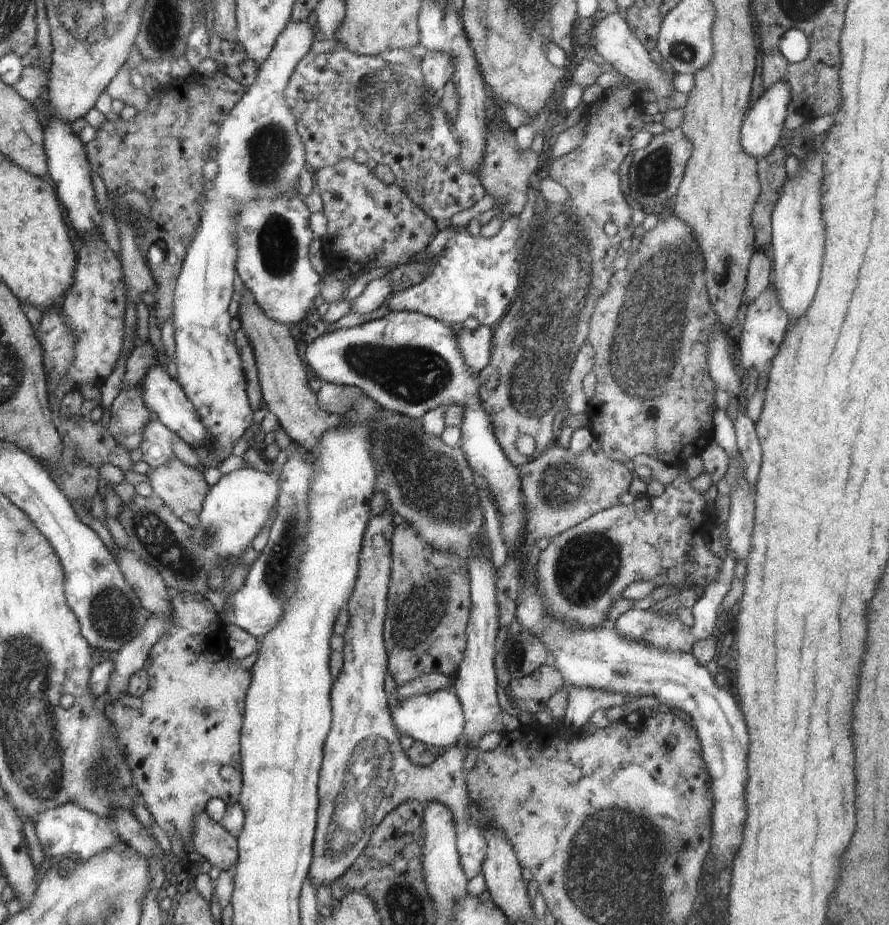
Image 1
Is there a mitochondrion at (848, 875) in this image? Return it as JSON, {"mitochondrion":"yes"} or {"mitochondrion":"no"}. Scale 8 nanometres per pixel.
{"mitochondrion":"no"}

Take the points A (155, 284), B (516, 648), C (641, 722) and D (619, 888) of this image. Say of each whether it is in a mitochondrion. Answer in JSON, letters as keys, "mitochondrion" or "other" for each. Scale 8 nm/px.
{"A":"other","B":"mitochondrion","C":"other","D":"mitochondrion"}

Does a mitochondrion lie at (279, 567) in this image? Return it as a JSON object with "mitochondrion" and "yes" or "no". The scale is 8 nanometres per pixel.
{"mitochondrion":"yes"}

